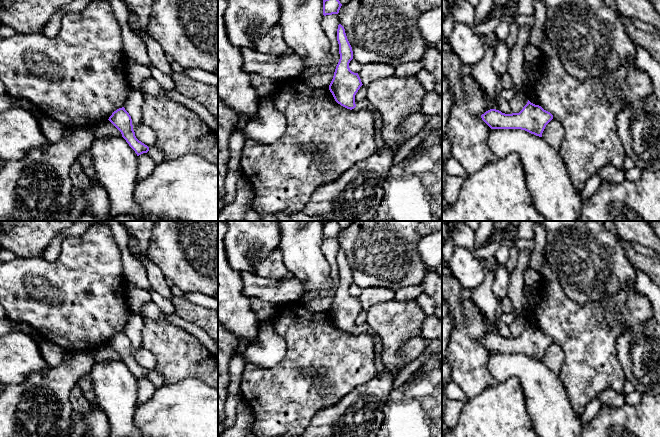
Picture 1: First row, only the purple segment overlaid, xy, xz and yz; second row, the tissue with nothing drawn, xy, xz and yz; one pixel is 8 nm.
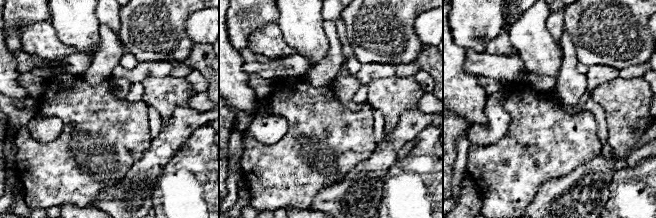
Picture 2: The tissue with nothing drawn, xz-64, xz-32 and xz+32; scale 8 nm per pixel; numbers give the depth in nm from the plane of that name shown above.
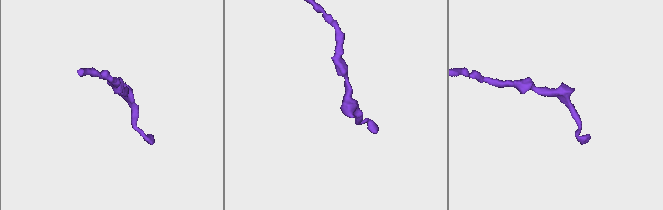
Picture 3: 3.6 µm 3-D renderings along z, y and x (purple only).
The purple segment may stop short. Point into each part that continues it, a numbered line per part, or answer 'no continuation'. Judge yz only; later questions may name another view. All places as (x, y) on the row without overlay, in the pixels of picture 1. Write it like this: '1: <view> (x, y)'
no continuation

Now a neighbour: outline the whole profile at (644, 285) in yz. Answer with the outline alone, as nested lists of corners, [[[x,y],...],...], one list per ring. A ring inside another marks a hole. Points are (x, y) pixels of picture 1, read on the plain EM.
[[[636,270],[635,288],[651,302],[654,318],[660,323],[660,287],[644,272]]]

